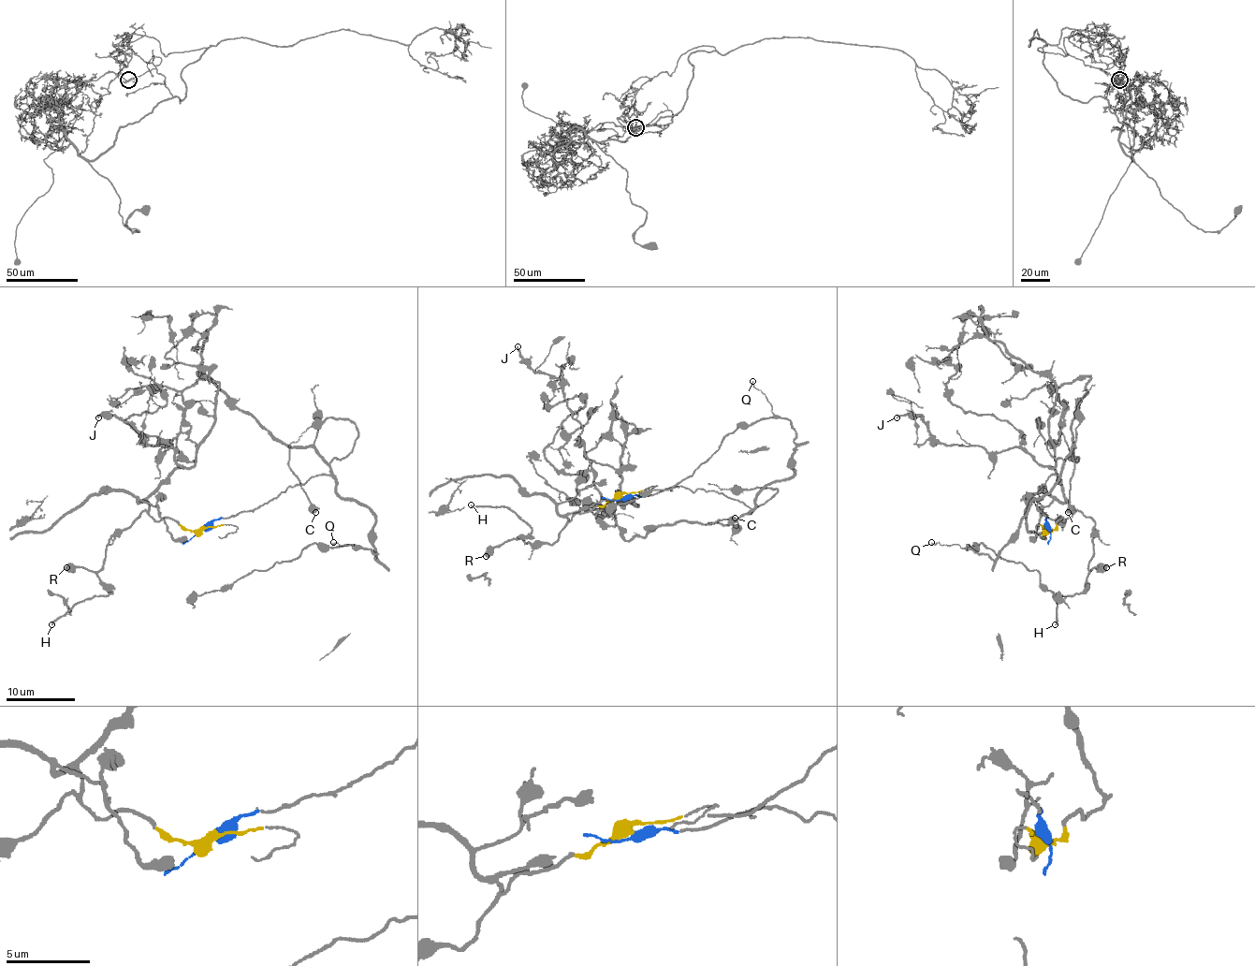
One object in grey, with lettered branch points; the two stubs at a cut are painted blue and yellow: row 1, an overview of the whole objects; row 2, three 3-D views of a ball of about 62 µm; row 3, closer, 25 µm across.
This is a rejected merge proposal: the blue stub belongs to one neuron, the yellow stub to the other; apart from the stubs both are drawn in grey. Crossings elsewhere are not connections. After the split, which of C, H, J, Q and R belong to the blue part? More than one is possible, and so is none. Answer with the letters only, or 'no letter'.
C, Q

